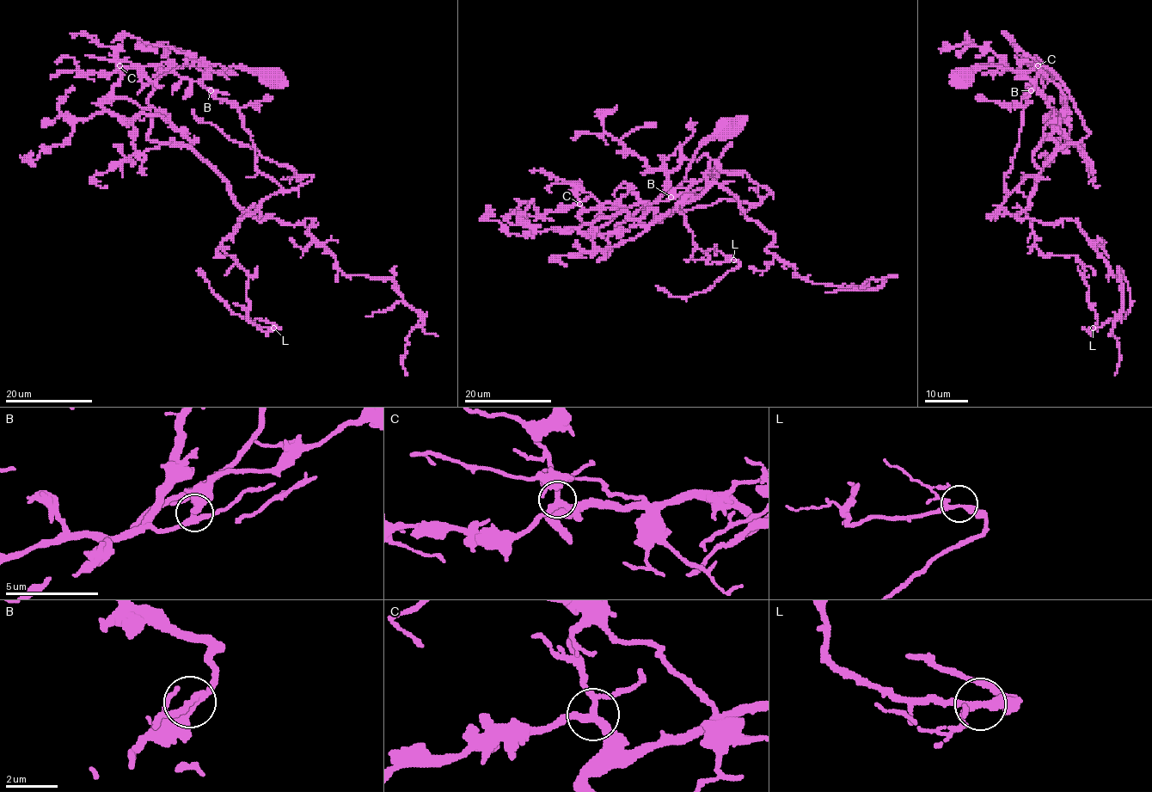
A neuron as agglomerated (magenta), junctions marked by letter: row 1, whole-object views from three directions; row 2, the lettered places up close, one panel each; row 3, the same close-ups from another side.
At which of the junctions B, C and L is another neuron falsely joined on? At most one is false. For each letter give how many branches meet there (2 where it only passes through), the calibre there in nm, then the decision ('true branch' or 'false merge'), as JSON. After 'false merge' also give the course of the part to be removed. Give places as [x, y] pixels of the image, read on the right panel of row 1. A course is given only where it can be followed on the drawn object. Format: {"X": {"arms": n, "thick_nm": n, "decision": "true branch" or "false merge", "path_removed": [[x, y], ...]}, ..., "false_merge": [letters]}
{"B": {"arms": 3, "thick_nm": 280, "decision": "true branch"}, "C": {"arms": 3, "thick_nm": 240, "decision": "true branch"}, "L": {"arms": 3, "thick_nm": 240, "decision": "true branch"}, "false_merge": []}

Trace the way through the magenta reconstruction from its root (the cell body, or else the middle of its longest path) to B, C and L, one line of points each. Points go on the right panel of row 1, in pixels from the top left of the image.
B: (959, 74), (1048, 68), (1089, 133), (1076, 144), (1082, 154), (1057, 122), (1060, 80), (1036, 65), (1031, 90)
C: (959, 74), (1048, 68), (1089, 133), (1076, 144), (1082, 154), (1057, 122), (1060, 80), (1037, 65)
L: (959, 74), (1039, 64), (1073, 101), (1089, 133), (1043, 168), (1026, 214), (1044, 257), (1076, 255), (1093, 328)

